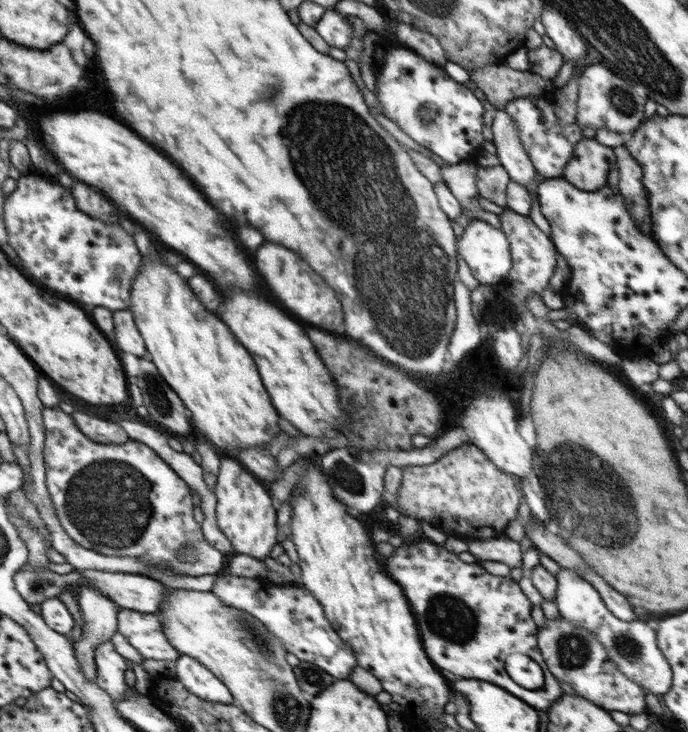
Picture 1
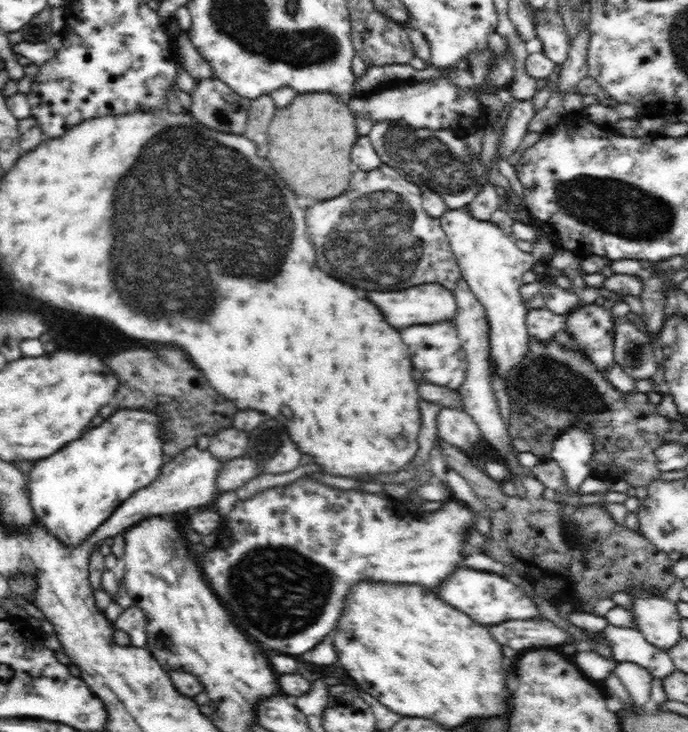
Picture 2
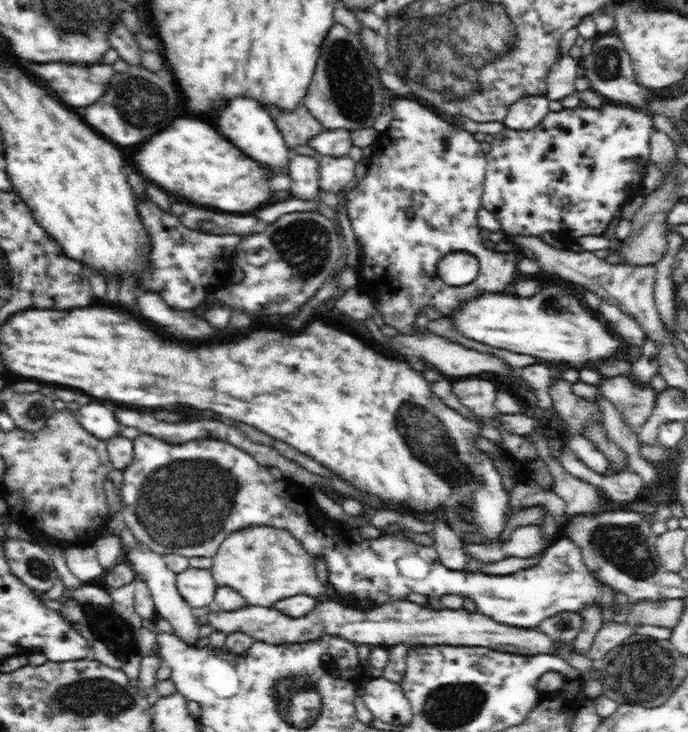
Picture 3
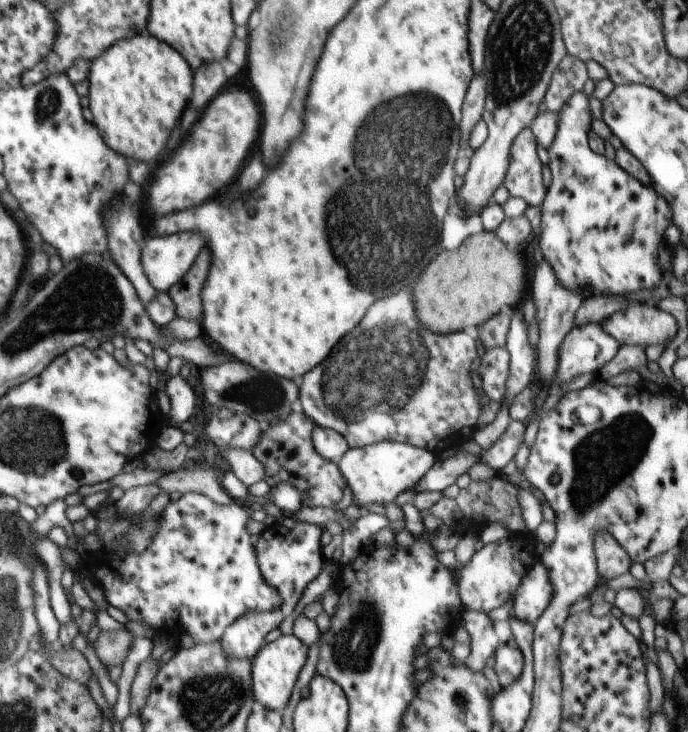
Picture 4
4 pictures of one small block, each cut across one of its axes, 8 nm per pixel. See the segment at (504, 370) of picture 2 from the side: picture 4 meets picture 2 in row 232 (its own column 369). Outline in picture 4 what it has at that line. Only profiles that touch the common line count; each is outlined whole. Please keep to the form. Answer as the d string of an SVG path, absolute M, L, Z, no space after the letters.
M384 440L352 448L344 452L337 463L347 487L352 490L353 504L359 508L364 504L393 502L398 494L410 490L436 462L436 454L408 443Z

